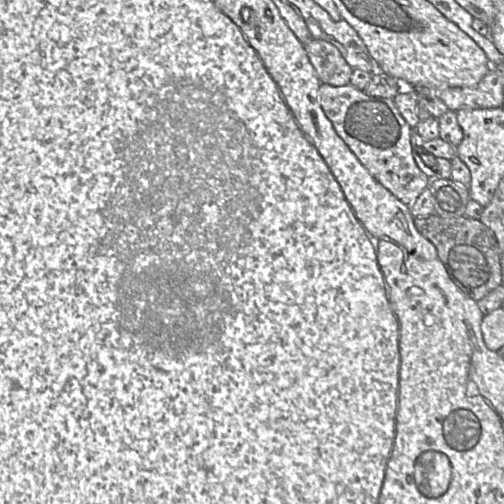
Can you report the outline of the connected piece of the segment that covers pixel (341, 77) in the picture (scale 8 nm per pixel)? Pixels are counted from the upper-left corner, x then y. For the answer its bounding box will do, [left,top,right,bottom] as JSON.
[303,38,353,86]

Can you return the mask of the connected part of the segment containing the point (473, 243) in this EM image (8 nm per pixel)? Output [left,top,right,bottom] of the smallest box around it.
[414,213,502,301]

